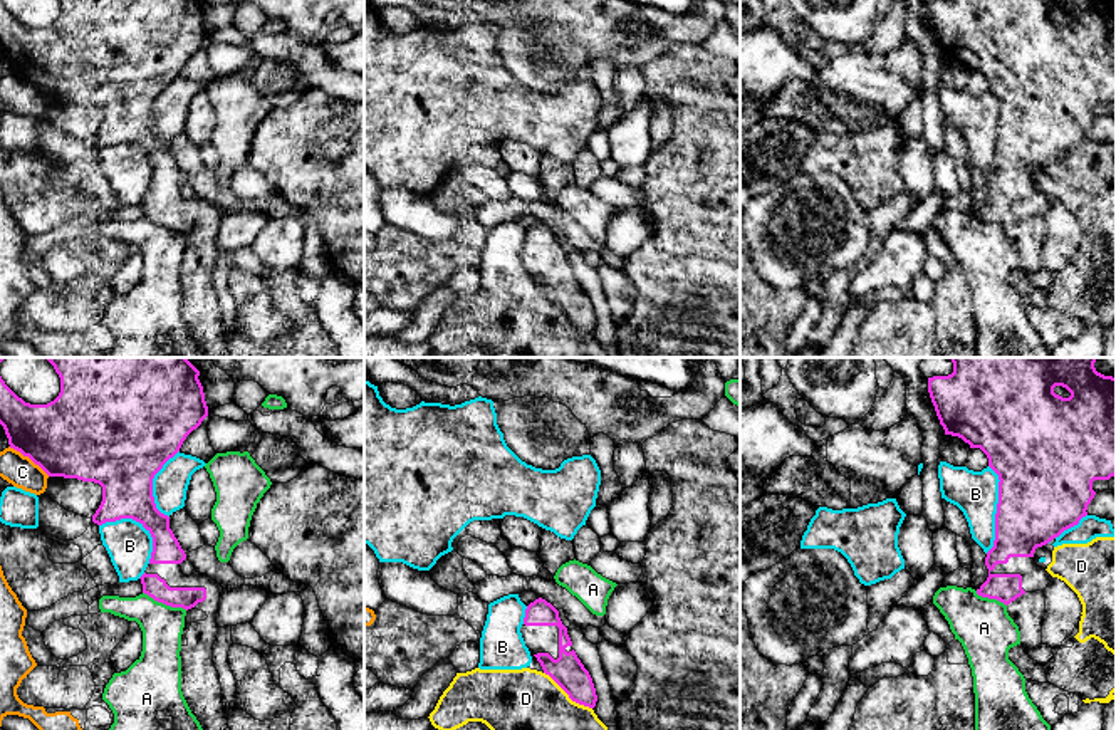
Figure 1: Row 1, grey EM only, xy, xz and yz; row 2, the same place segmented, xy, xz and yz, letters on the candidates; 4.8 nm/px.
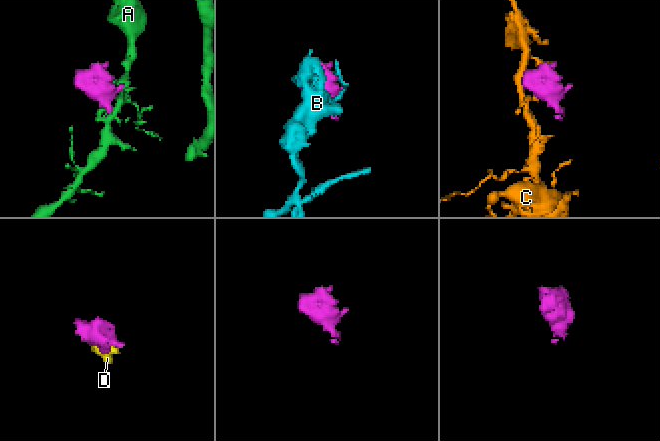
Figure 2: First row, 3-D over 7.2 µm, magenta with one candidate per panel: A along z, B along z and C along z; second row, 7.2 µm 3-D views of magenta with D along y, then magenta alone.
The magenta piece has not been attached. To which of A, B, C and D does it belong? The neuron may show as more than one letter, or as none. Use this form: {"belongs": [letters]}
{"belongs": []}

